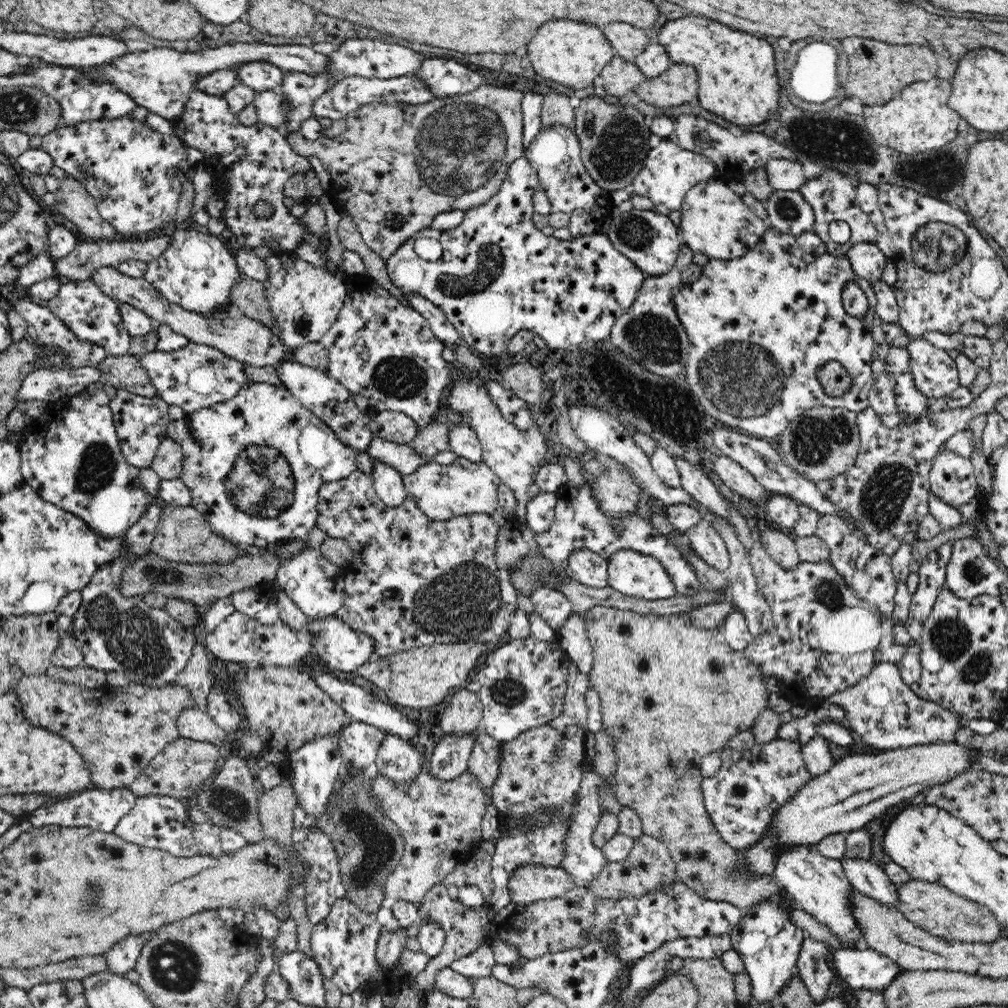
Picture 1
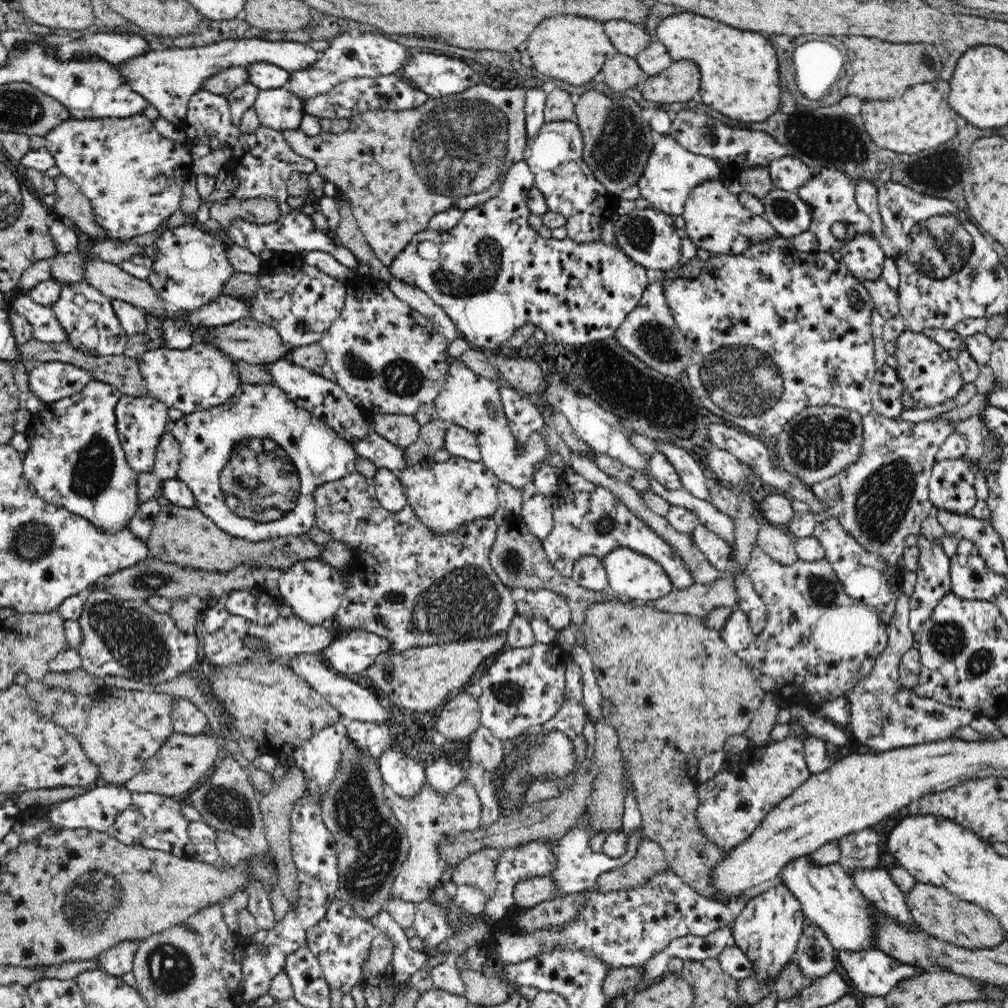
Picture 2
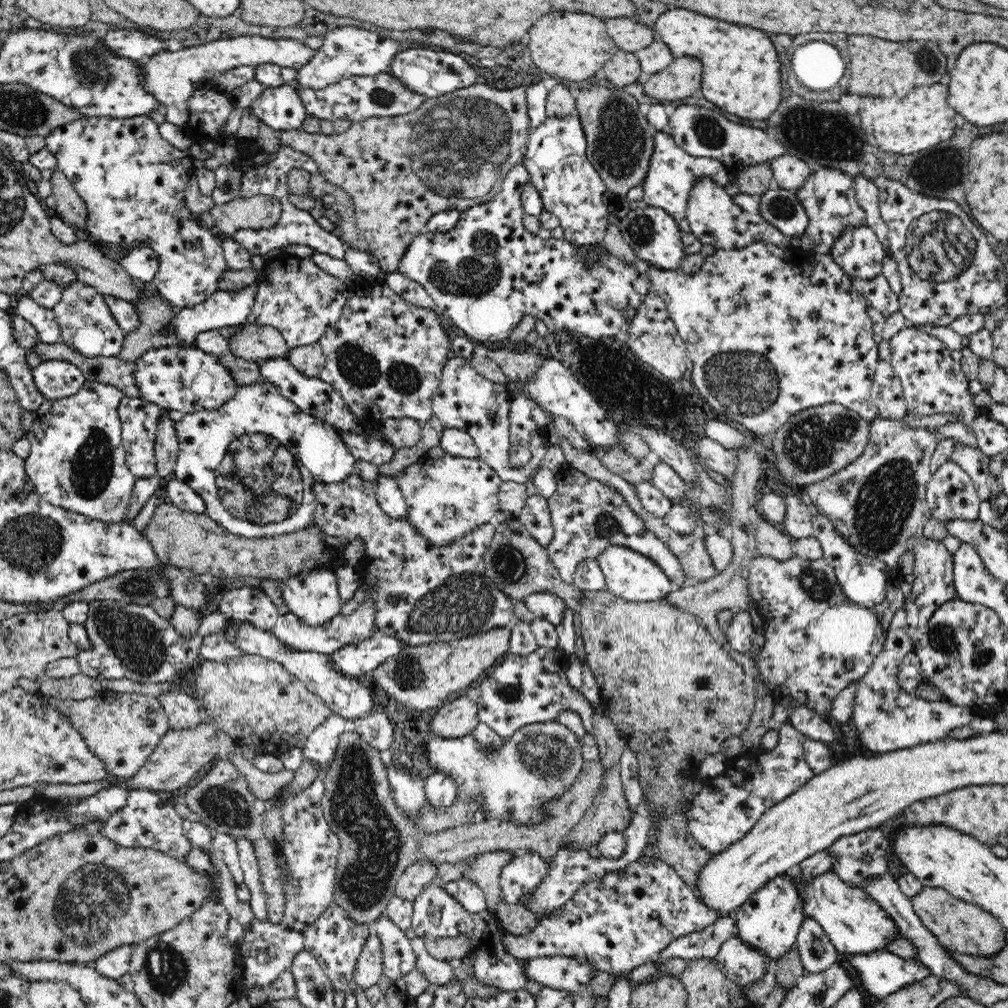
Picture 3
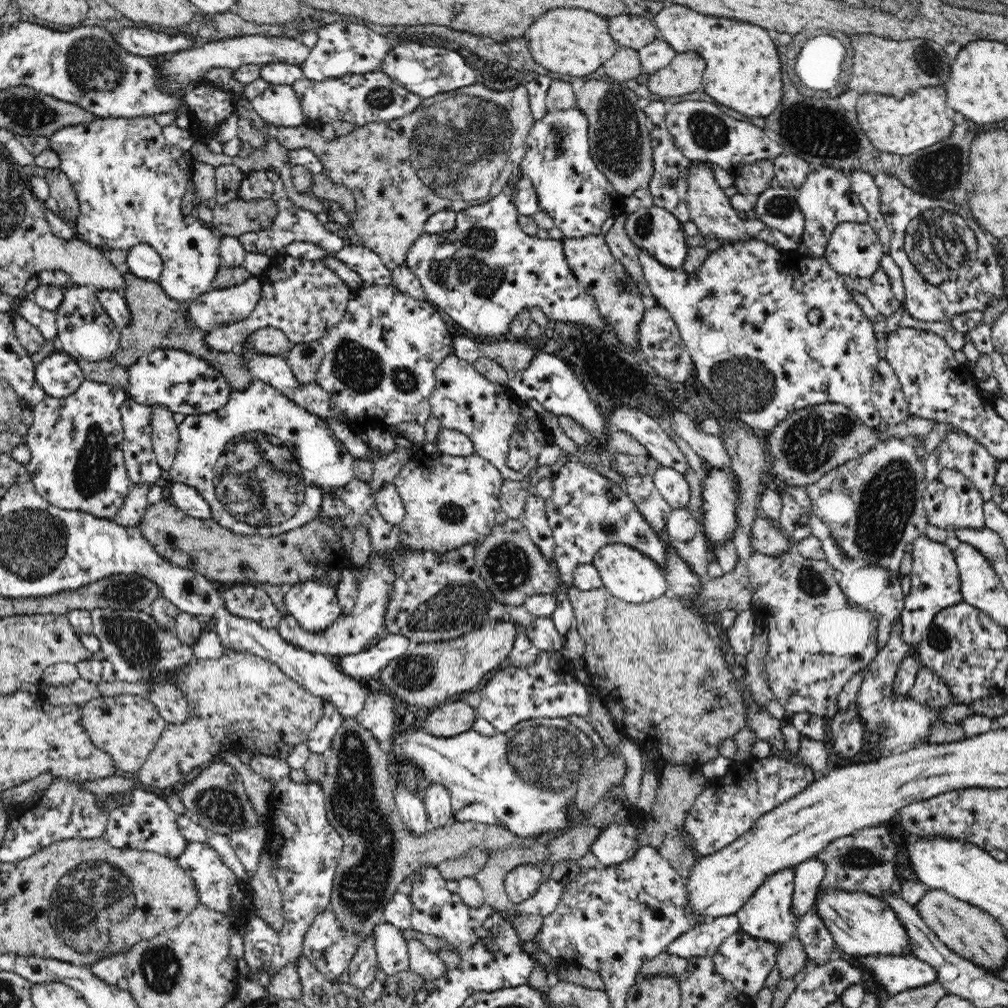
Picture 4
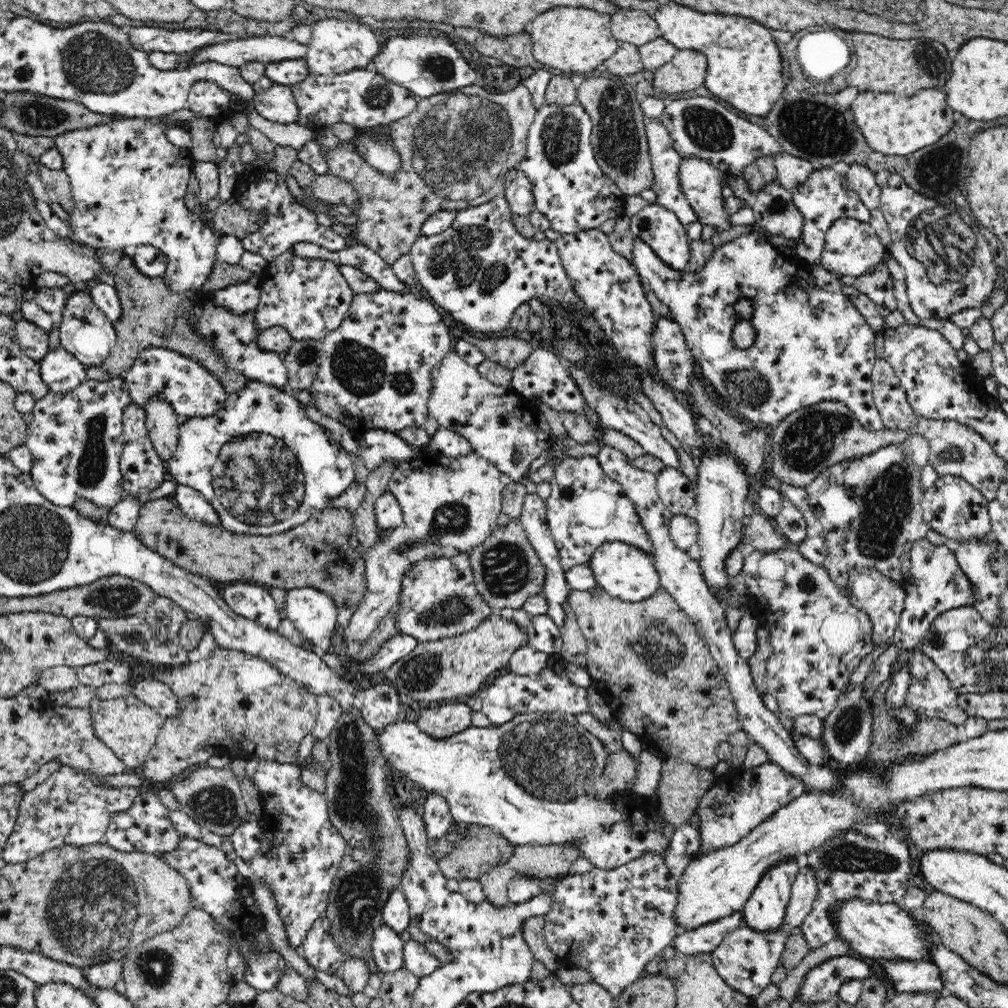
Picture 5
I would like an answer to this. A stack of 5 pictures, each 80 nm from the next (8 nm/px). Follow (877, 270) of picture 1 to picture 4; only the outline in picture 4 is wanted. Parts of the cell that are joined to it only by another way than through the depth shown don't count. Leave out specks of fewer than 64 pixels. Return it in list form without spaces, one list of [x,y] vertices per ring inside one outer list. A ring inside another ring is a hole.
[[[843,222],[831,234],[824,256],[830,266],[847,278],[871,277],[881,268],[883,246],[872,226]]]

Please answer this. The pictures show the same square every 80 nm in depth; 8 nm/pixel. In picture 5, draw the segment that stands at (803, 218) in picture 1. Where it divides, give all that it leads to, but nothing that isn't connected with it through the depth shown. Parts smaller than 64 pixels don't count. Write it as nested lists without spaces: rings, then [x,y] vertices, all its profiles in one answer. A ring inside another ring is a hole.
[[[778,182],[766,185],[756,193],[756,201],[751,207],[756,217],[755,224],[762,226],[767,232],[796,240],[802,232],[804,219],[798,207],[794,204],[791,191]]]

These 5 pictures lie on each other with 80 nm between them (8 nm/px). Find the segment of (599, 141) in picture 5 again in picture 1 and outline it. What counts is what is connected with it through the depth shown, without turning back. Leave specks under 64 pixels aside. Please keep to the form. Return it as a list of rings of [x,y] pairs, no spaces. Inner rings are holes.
[[[595,95],[584,97],[575,110],[574,133],[578,137],[581,148],[581,159],[588,174],[599,187],[607,191],[628,190],[631,182],[643,169],[648,151],[650,129],[644,121],[645,116],[632,106],[612,106]]]

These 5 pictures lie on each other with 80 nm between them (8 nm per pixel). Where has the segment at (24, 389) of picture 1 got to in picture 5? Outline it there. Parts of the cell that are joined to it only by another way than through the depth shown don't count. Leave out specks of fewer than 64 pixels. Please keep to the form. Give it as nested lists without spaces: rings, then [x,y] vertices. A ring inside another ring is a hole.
[[[62,347],[39,362],[40,377],[52,394],[68,394],[87,379],[85,366]]]

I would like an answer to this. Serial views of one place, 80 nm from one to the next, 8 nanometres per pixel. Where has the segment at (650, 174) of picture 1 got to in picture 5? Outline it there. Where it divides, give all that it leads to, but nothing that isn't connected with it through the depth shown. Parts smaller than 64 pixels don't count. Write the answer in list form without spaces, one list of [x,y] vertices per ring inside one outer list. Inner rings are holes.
[[[646,120],[645,125],[654,173],[651,189],[656,194],[657,204],[676,214],[683,225],[696,222],[696,213],[692,210],[686,195],[682,192],[682,187],[680,187],[679,166],[683,156],[673,147],[668,129],[660,120]]]

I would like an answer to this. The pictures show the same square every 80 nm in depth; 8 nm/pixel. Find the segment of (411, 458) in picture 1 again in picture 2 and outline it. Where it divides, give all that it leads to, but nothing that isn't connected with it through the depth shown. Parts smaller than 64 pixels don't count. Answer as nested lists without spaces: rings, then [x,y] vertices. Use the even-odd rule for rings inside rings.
[[[371,432],[366,440],[352,445],[358,456],[366,457],[377,467],[383,466],[396,473],[401,473],[412,466],[407,462],[404,448],[392,444],[374,432]]]

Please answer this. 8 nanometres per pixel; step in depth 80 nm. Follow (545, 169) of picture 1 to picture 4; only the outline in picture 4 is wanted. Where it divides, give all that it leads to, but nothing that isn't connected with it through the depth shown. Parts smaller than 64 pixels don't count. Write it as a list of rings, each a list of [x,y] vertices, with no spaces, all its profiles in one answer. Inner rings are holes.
[[[577,108],[547,111],[532,125],[521,172],[532,181],[541,210],[554,219],[565,238],[600,235],[608,218],[626,214],[626,197],[614,190],[590,157],[588,121]]]

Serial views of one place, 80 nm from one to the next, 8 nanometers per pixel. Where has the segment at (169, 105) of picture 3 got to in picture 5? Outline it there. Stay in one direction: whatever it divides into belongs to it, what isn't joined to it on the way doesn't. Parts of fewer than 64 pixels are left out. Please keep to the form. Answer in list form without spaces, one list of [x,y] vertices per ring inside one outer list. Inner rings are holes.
[[[255,35],[246,38],[231,38],[223,39],[223,41],[214,42],[212,45],[202,46],[192,51],[192,58],[184,64],[180,64],[178,69],[186,69],[202,63],[218,62],[226,66],[240,68],[245,63],[263,62],[264,64],[280,62],[283,60],[298,60],[304,59],[307,56],[308,47],[301,42],[289,40],[284,37],[271,35]]]

